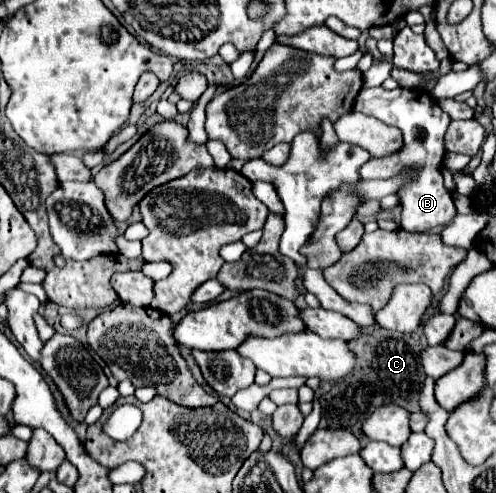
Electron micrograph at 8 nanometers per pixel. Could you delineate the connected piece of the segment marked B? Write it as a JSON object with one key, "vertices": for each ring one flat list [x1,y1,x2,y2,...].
{"vertices":[[383,87,375,89,361,89,355,105,355,111,364,113,371,117,377,117,379,121,393,125,403,131,405,145,399,153,393,157,383,157,375,159,371,157,363,167,361,167,361,177,363,179,389,179,397,175,405,167,417,167,419,175,405,187,399,189,401,205,403,205,403,215,401,215,401,229,407,233,425,233,431,229,441,229,451,217,455,217,457,209,453,205,451,193,443,187,443,175,441,175,441,165,443,165,443,135,447,131,447,125,451,123,451,117,437,105,437,101,427,93,427,91,411,91,411,89,393,89,387,91]]}

